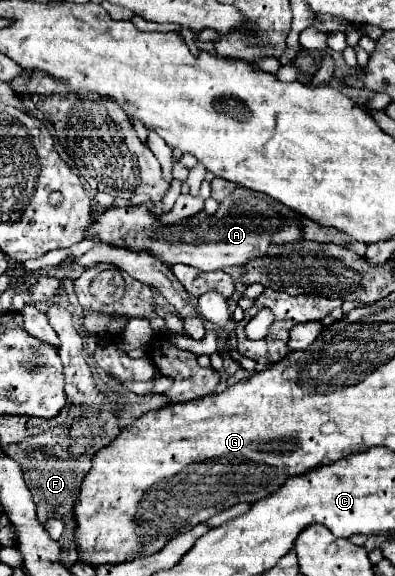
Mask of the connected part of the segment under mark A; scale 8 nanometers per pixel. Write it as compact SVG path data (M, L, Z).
M236 188L220 202L216 214L210 216L202 210L194 218L176 224L162 224L144 204L108 208L98 214L96 222L90 224L86 238L98 236L100 242L110 246L120 246L126 250L148 250L148 254L162 258L166 266L188 264L204 272L214 272L256 260L266 254L270 244L300 240L302 230L298 226L298 218L300 216L296 212L262 192Z

